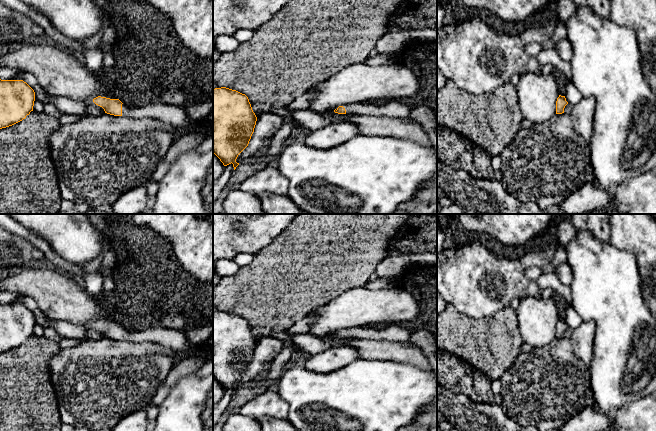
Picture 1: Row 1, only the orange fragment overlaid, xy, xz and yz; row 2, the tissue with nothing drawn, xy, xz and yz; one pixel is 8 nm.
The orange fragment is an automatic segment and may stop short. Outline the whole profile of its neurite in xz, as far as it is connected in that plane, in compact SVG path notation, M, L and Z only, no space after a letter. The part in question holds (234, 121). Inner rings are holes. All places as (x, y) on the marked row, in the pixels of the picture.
M226 87L213 89L213 153L224 166L233 164L234 170L239 165L236 162L238 155L248 146L254 132L257 117L252 110L248 97L236 90Z

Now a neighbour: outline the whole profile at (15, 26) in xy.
M0 0L0 44L23 44L28 37L43 34L44 30L28 16L8 7Z

